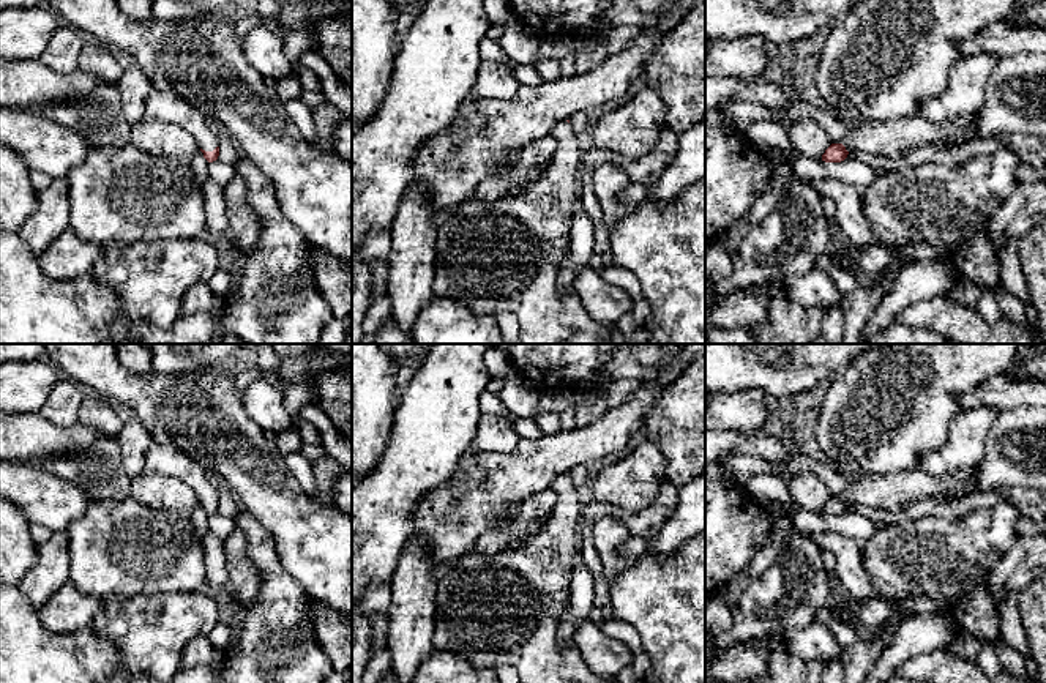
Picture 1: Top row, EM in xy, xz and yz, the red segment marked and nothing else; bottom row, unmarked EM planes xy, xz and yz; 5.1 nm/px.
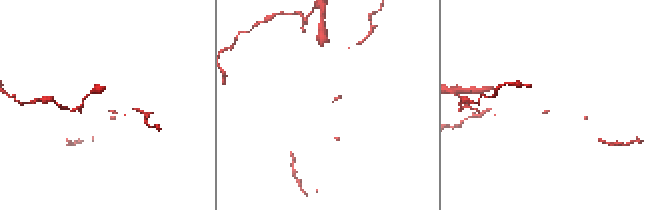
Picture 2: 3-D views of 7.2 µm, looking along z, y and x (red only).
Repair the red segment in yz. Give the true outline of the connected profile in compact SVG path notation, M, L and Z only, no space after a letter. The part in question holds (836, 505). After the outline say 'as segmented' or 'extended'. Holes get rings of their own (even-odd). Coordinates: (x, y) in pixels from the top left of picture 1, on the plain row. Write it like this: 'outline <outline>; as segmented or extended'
outline M920 468L890 476L860 476L849 481L841 497L831 497L822 508L822 514L841 516L849 506L899 511L920 500L942 497L943 494L972 494L975 478L977 468L945 478L936 478Z; extended

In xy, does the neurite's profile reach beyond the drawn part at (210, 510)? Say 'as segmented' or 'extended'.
extended

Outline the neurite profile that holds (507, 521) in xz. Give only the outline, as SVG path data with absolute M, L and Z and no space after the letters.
M521 503L519 506L511 508L508 514L502 516L497 521L497 524L495 524L495 527L492 530L497 530L497 532L508 530L517 521L517 517L519 517L519 514L522 511L522 505L524 503Z

